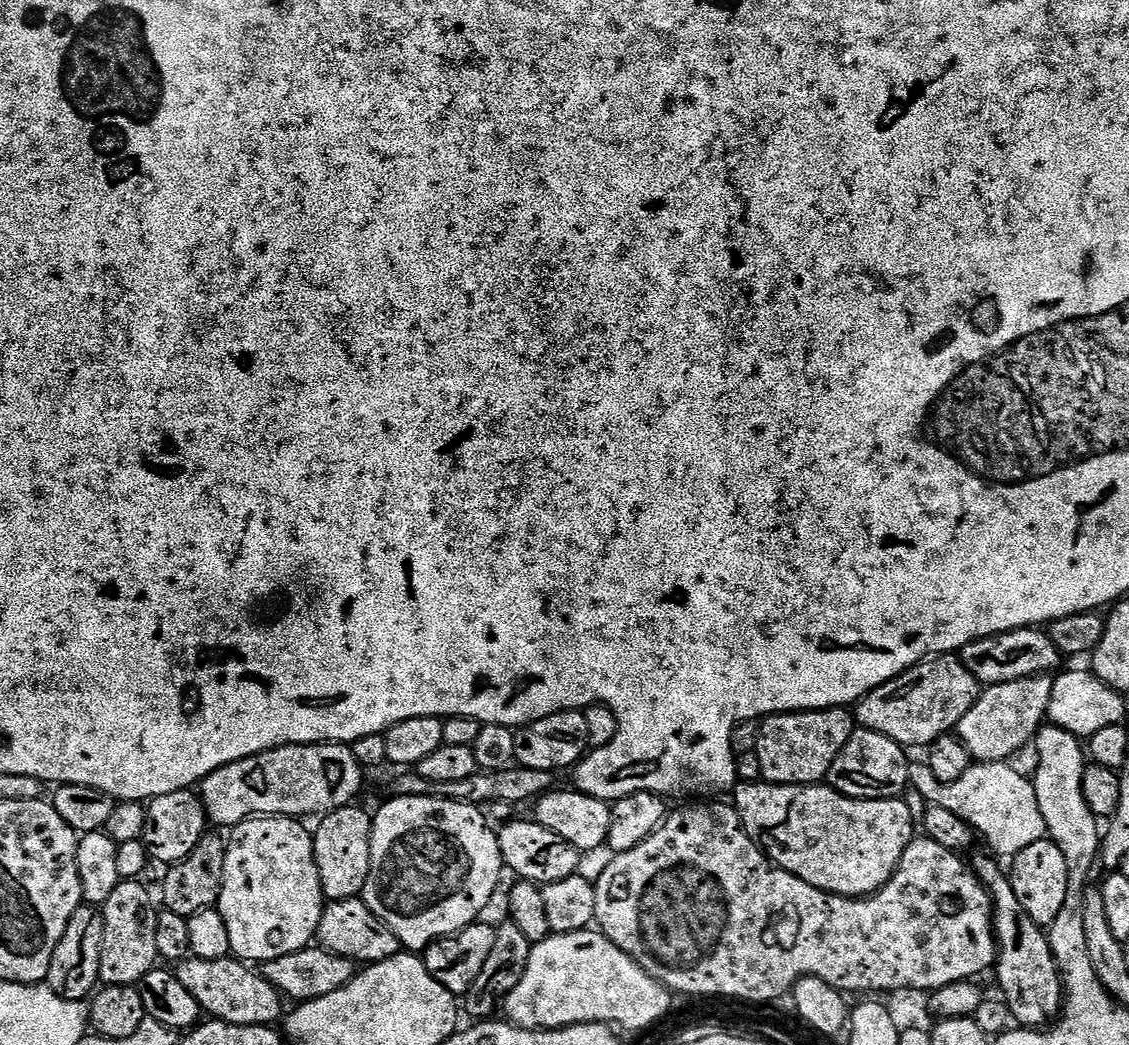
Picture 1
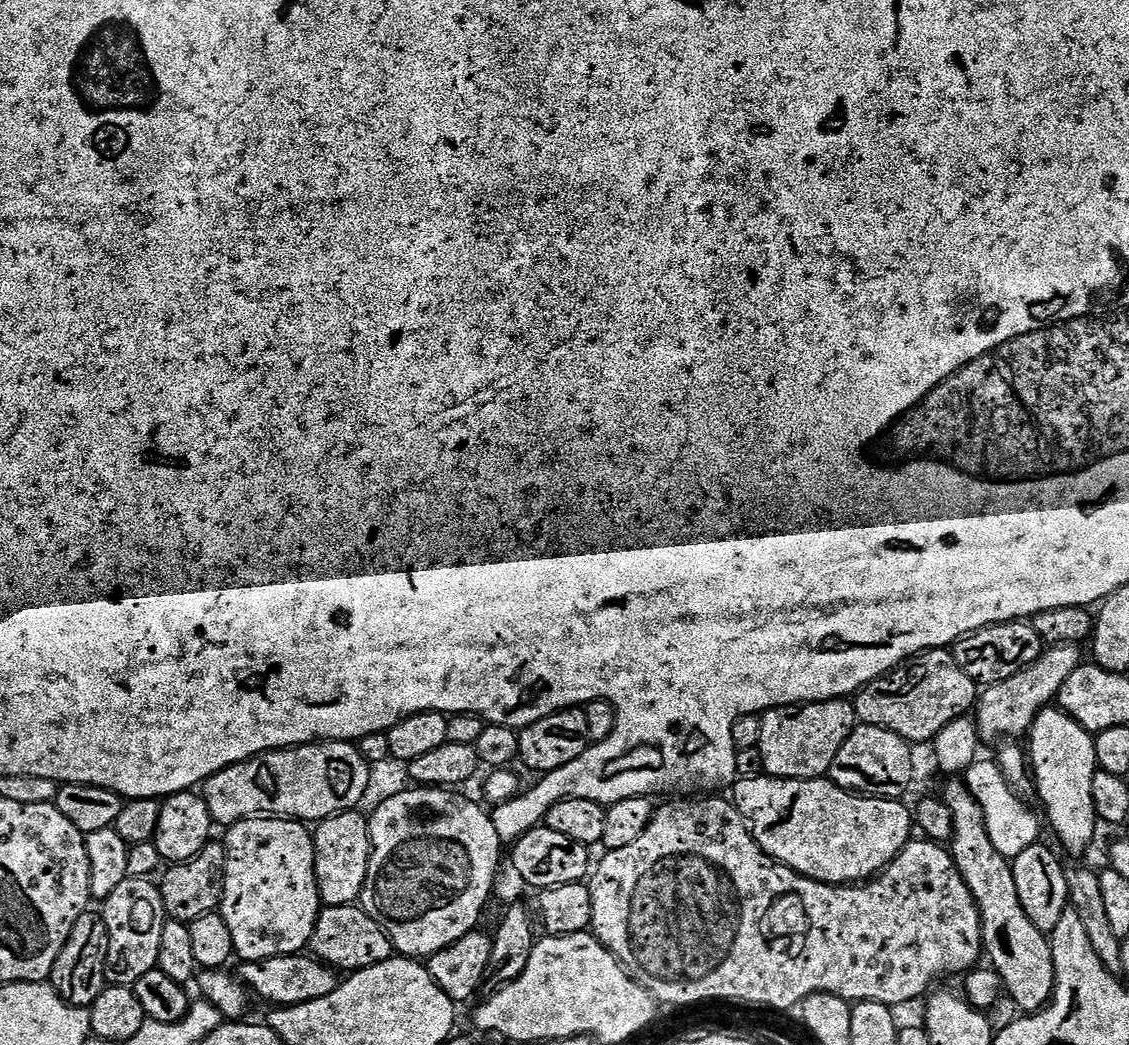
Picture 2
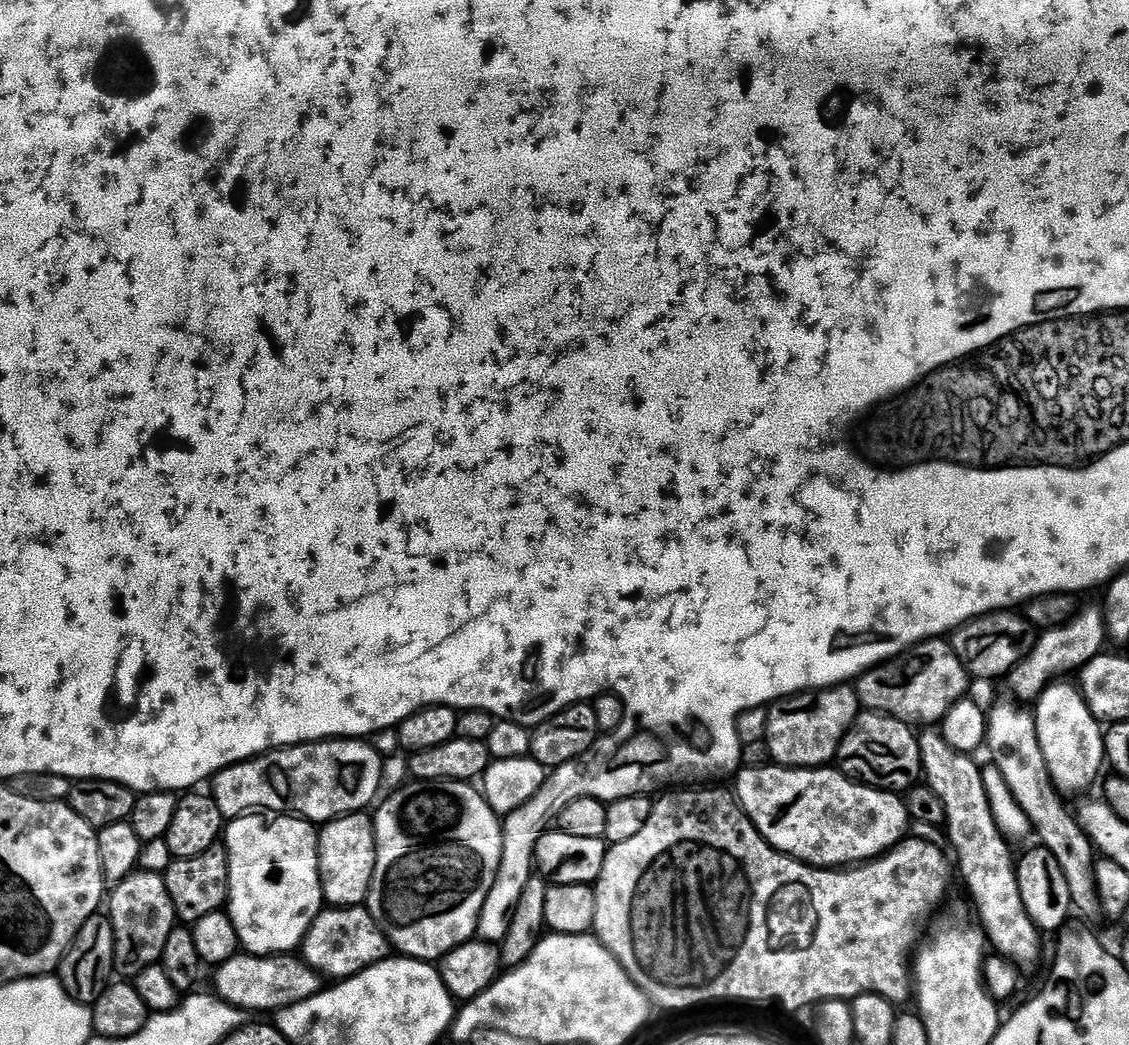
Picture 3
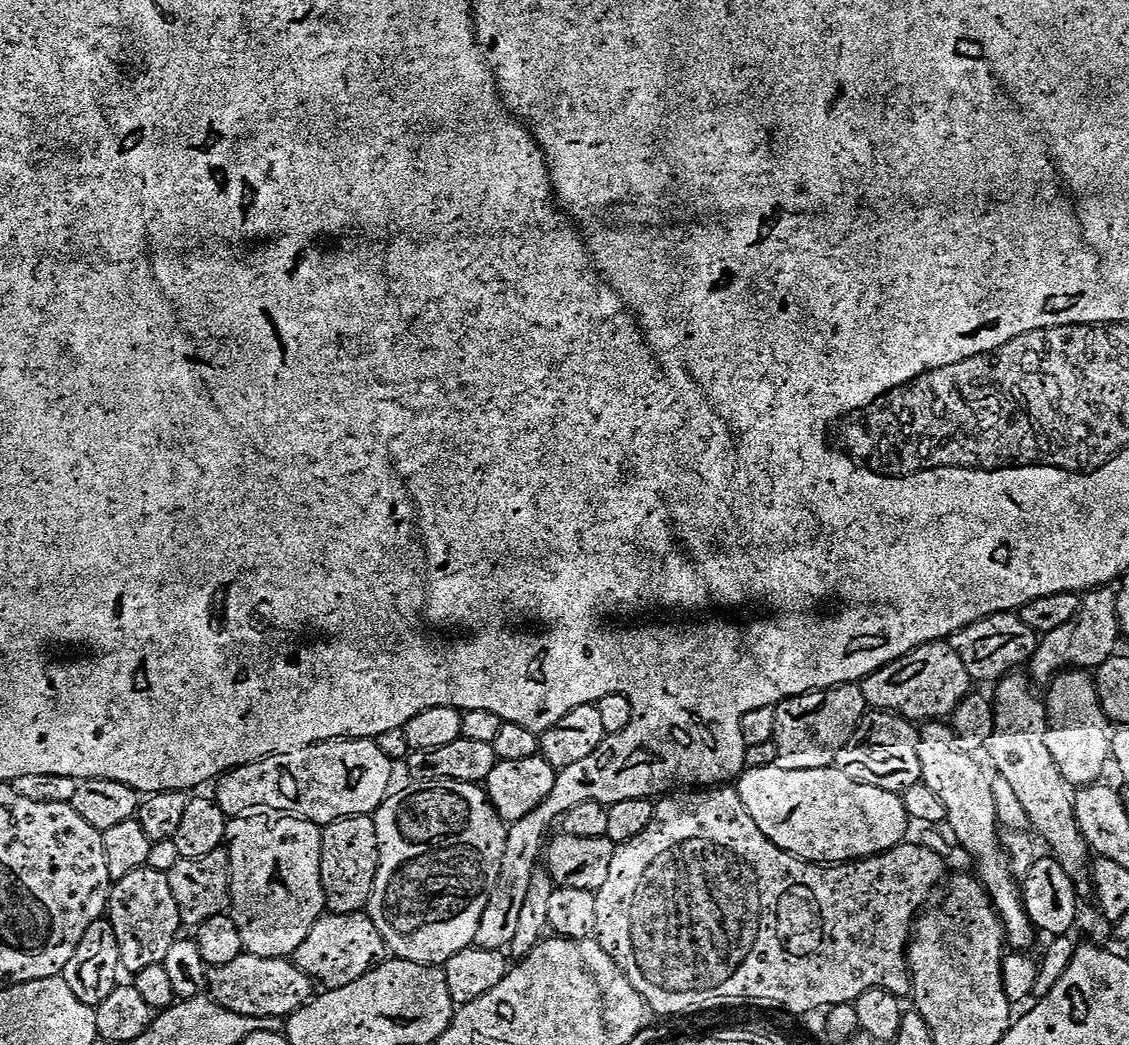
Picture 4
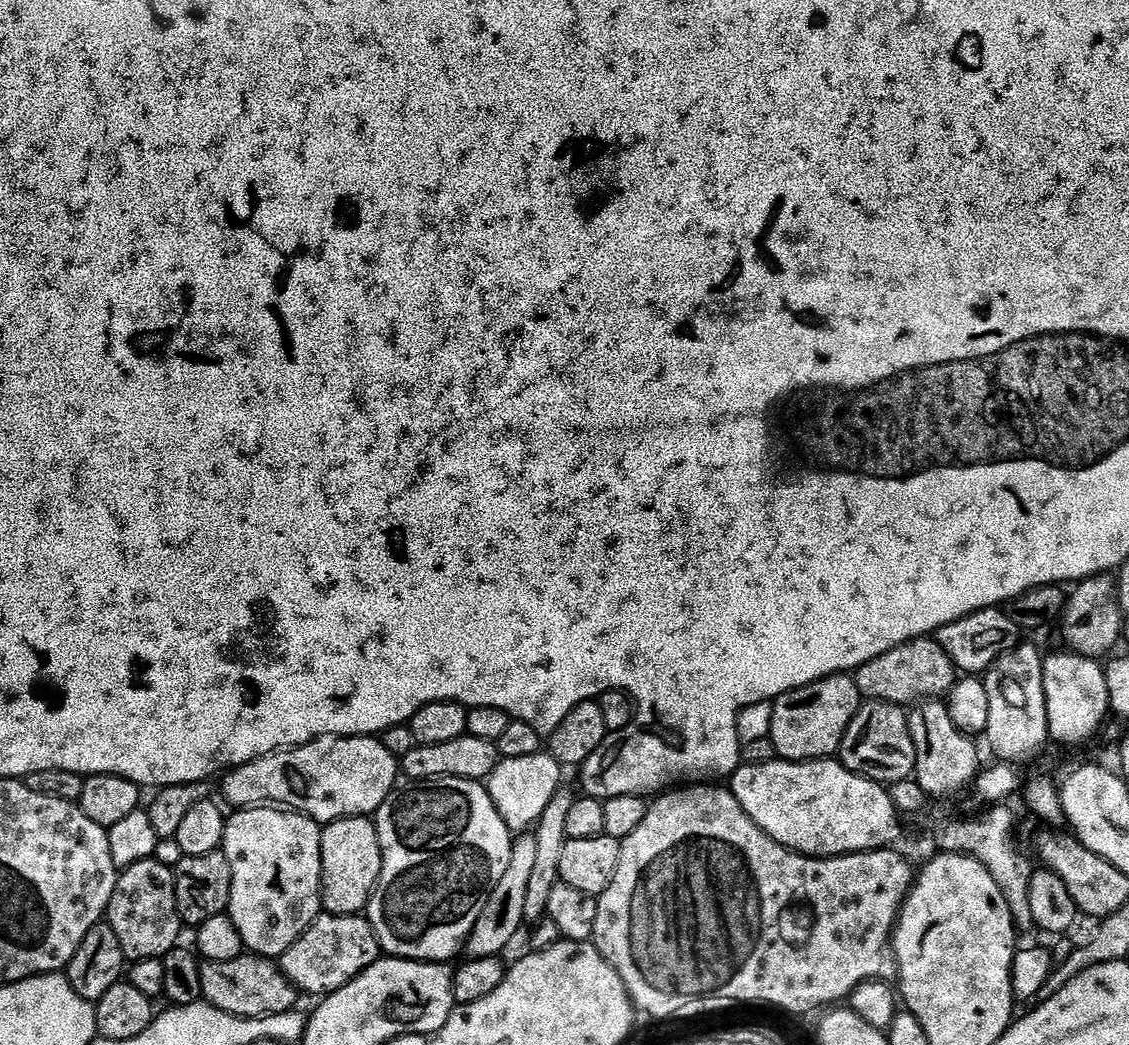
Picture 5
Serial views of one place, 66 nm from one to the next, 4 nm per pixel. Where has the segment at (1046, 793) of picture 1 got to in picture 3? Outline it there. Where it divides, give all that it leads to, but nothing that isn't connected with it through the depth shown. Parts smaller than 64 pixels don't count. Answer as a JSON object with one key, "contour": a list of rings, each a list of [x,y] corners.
{"contour":[[[1056,682],[1044,689],[1034,704],[1038,742],[1045,756],[1051,783],[1065,792],[1080,792],[1096,779],[1099,781],[1100,767],[1106,764],[1104,755],[1104,733],[1101,721],[1088,708],[1079,687],[1072,688],[1068,682]]]}

